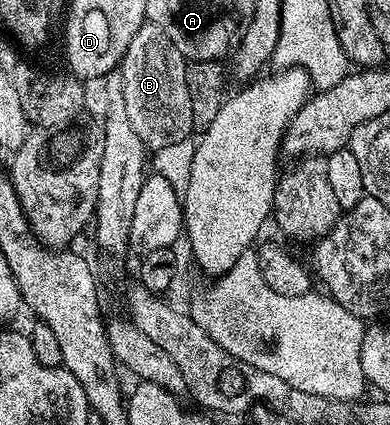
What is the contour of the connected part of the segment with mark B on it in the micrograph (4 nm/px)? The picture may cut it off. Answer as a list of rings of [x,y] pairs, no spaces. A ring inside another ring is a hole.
[[[146,21],[142,29],[134,33],[134,41],[130,41],[118,68],[118,91],[124,97],[126,117],[130,125],[134,125],[134,133],[138,133],[145,148],[173,145],[193,134],[190,89],[186,89],[188,64],[189,60],[158,25]]]

